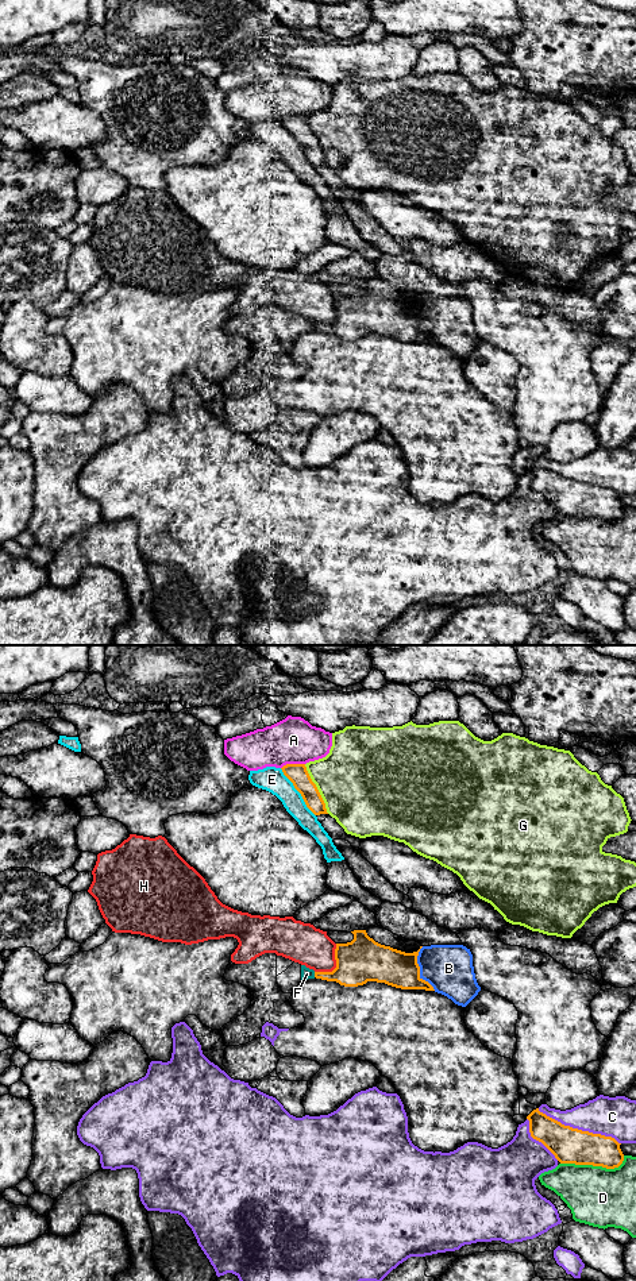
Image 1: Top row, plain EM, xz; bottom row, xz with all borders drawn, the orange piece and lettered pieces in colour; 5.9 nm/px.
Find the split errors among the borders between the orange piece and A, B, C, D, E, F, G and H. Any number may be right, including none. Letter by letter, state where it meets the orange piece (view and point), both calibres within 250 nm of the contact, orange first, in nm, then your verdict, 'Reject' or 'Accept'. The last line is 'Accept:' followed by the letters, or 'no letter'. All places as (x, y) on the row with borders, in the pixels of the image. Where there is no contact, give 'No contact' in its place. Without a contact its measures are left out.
A: Touches orange at xz (292, 764). Thickness 120 nm (orange) against 280 nm. Reject
B: Touches orange at xz (419, 969). Thickness 220 nm (orange) against 280 nm. Reject
C: Touches orange at xz (579, 1130). Thickness 220 nm (orange) against 240 nm. Reject
D: Touches orange at xz (594, 1165). Thickness 220 nm (orange) against 360 nm. Reject
E: Touches orange at xz (299, 791). Thickness 120 nm (orange) against 150 nm. Reject
F: Touches orange at xz (315, 975). Thickness 240 nm (orange) against 70 nm. Reject
G: Touches orange at xz (316, 788). Thickness 120 nm (orange) against 460 nm. Reject
H: Touches orange at xz (336, 965). Thickness 260 nm (orange) against 240 nm. Reject
Accept: no letter

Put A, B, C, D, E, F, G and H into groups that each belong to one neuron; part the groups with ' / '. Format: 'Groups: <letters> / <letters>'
Groups: A / B / C / D / E / F / G / H

